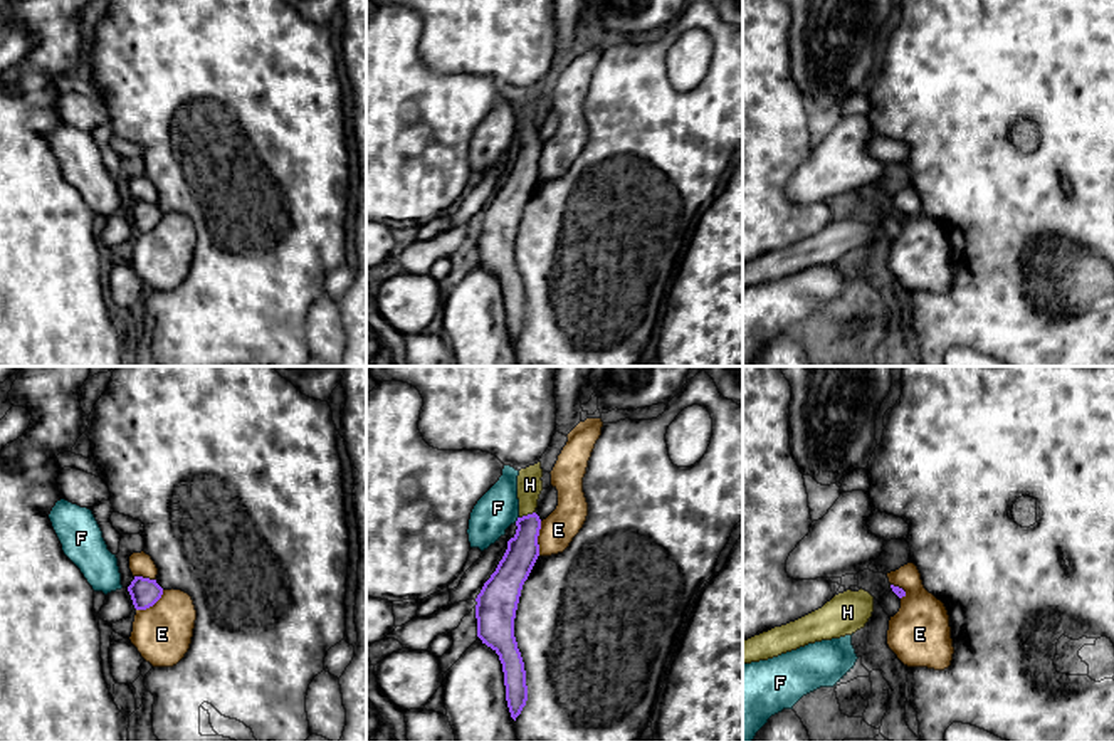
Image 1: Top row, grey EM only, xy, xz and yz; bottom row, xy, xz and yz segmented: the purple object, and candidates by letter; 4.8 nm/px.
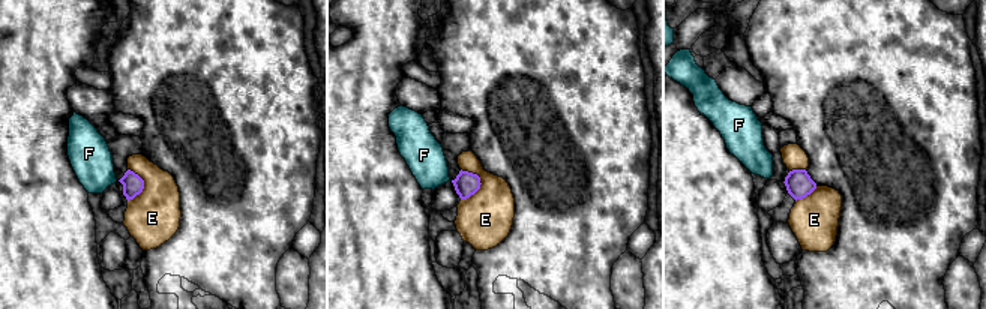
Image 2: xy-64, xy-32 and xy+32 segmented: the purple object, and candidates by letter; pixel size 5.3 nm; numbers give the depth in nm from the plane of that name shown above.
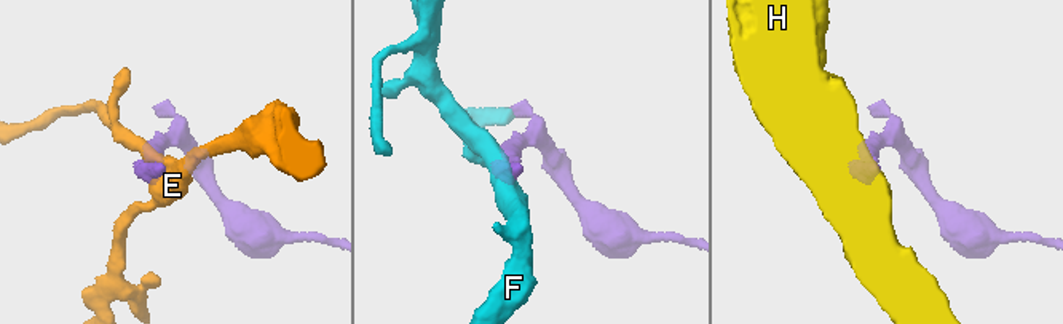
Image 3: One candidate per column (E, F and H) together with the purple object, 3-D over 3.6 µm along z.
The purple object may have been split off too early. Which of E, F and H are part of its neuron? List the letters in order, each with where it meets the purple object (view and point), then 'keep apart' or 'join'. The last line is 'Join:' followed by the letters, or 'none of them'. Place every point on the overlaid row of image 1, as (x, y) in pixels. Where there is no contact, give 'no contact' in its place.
E: meets purple in xz at (536, 538); keep apart
F: meets purple in xz at (518, 520); keep apart
H: meets purple in xz at (528, 515); join
Join: H

